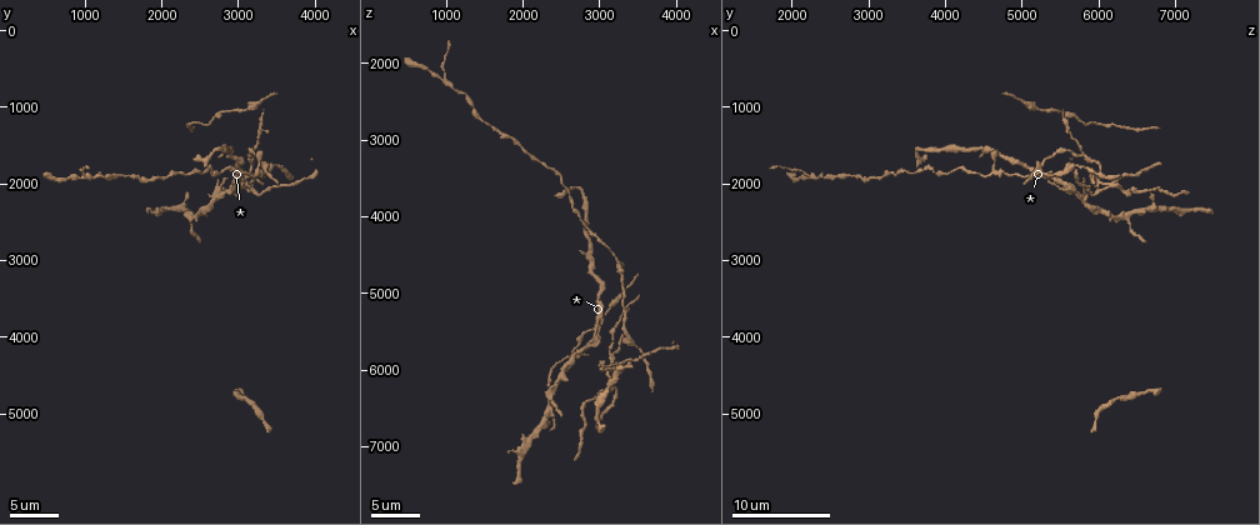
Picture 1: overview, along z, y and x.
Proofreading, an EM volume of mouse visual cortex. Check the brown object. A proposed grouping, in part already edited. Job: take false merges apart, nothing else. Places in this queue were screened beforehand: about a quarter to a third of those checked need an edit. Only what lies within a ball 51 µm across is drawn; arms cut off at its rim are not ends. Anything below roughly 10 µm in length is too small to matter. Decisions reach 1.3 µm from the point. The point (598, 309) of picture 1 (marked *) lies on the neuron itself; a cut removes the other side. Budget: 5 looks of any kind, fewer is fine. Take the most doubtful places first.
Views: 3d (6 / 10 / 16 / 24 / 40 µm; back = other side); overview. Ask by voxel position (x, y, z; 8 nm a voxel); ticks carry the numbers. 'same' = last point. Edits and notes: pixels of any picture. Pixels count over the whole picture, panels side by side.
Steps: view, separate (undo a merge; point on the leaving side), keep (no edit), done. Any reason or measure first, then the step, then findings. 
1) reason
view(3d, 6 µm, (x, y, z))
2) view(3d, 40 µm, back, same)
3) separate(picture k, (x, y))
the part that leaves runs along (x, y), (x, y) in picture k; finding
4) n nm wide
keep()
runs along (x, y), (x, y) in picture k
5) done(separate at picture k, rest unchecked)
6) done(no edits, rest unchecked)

view(3d, 10 µm, (3350, 1800, 5250))

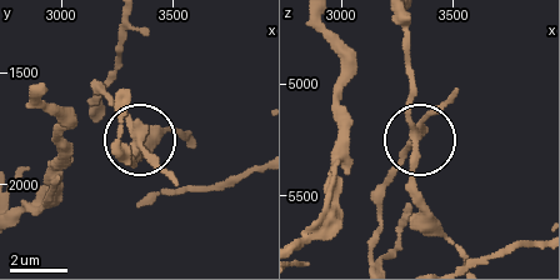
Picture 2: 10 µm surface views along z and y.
5 arms
separate(picture 2, (403, 160))
two neurons meet here

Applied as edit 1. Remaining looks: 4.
three arms meet
view(3d, 6 µm, (2600, 1800, 3650))

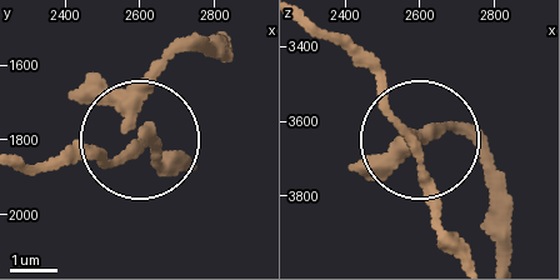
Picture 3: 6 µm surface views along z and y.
3 arms
keep()
all the same neuron

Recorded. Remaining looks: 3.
four arms meet
view(3d, 6 µm, (2350, 2450, 6350))

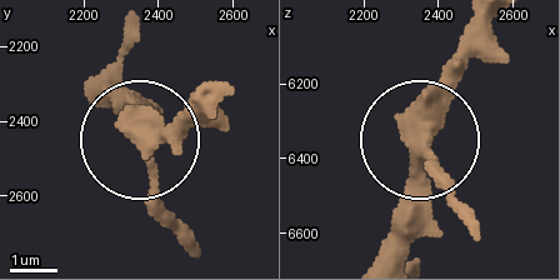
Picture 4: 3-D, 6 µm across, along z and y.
keep()
runs along (490, 23), (419, 141), (408, 249) in picture 4; all the same neuron

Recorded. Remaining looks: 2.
done(separate at picture 2, rest unchecked)

